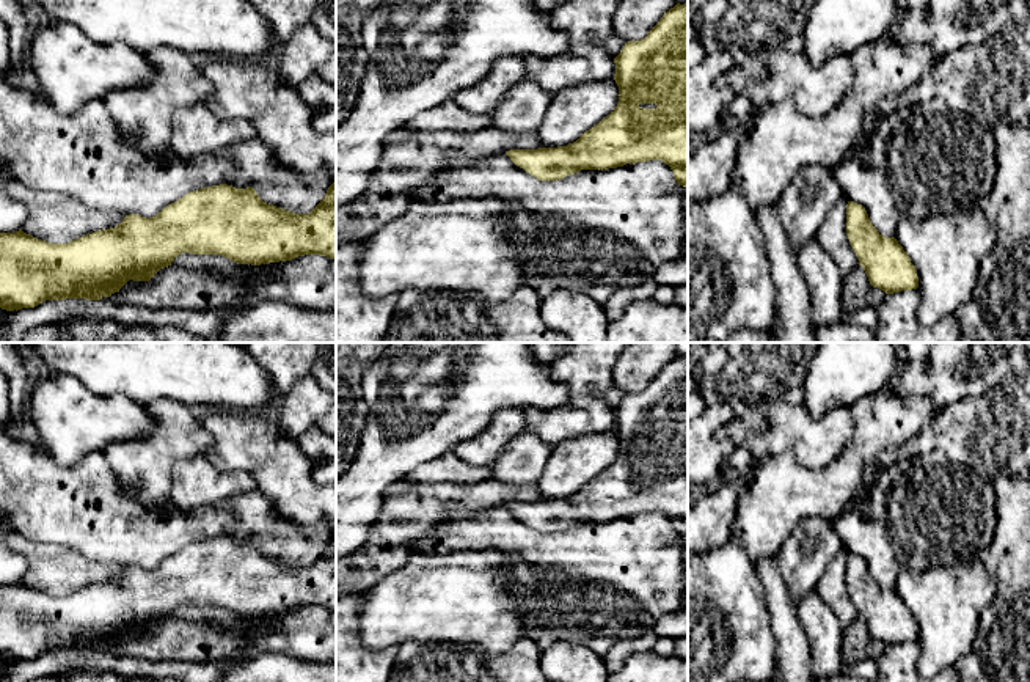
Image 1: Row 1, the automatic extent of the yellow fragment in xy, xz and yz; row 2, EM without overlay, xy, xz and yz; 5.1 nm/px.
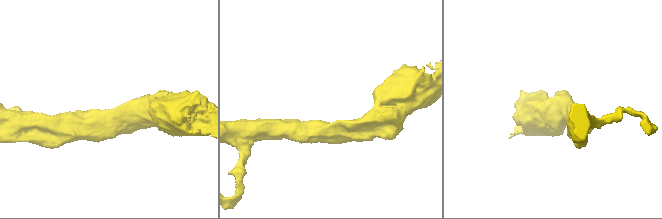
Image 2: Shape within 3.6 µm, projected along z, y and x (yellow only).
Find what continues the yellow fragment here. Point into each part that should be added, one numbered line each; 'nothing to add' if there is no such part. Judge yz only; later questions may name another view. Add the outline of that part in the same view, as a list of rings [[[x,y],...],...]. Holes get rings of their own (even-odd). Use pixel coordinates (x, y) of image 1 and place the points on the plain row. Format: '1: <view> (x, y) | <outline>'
nothing to add

